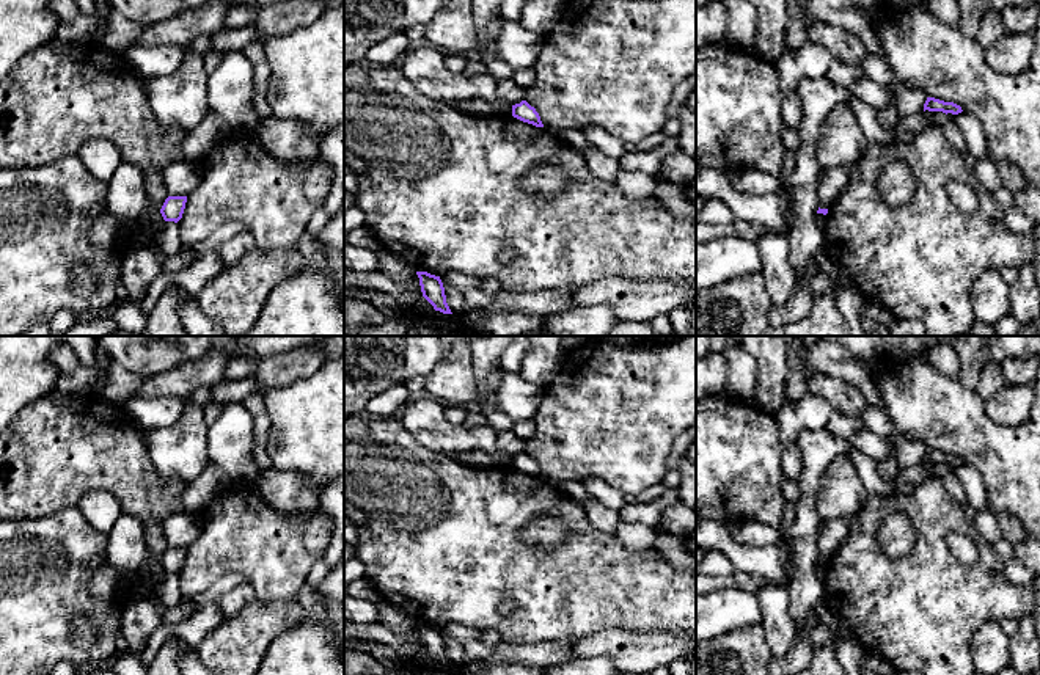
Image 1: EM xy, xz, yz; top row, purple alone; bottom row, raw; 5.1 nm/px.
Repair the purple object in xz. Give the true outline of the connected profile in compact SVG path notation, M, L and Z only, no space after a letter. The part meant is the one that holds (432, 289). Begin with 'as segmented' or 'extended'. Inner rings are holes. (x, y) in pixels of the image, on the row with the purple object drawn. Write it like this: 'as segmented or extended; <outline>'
as segmented; M416 272L416 275L419 278L423 297L434 306L434 309L443 314L452 314L446 303L445 287L440 276L427 272Z

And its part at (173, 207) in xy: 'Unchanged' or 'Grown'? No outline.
Unchanged

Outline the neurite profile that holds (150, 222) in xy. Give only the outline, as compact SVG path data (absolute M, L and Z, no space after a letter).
M146 209L135 221L140 237L146 240L154 240L163 223L165 220L157 209Z

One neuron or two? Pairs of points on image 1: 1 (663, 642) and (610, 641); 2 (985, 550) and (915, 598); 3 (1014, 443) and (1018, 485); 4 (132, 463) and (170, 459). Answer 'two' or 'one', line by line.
1: one
2: one
3: one
4: two

